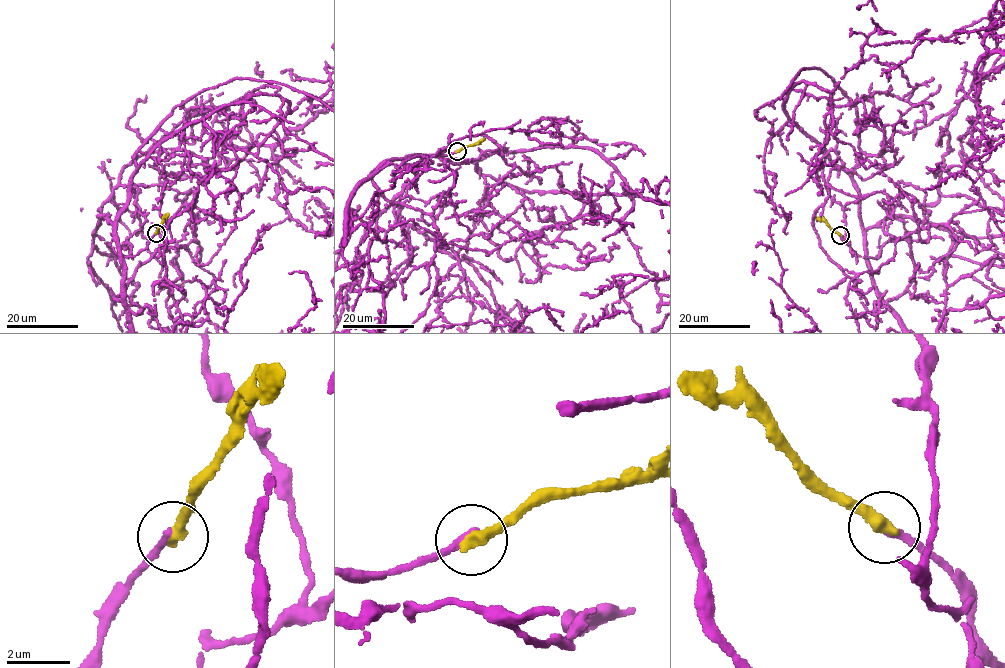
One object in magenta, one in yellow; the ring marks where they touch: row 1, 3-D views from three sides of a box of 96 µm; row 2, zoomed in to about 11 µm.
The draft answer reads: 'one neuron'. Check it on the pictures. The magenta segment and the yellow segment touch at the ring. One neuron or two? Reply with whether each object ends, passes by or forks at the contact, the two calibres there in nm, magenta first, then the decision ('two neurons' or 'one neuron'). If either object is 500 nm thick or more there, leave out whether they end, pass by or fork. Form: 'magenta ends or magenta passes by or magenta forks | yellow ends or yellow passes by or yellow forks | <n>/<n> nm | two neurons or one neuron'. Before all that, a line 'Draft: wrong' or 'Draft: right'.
Draft: wrong
magenta ends | yellow ends | 220/420 nm | two neurons

